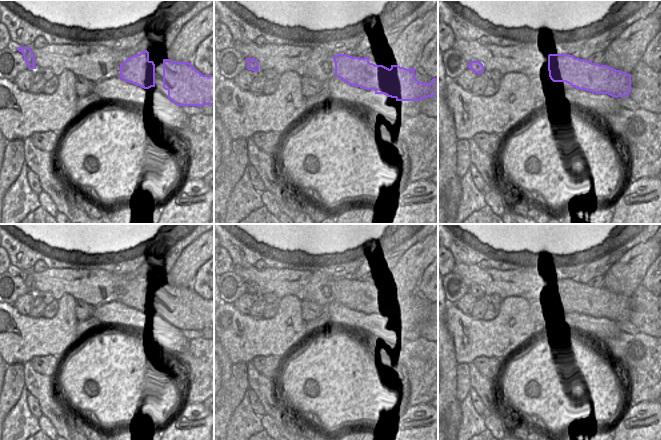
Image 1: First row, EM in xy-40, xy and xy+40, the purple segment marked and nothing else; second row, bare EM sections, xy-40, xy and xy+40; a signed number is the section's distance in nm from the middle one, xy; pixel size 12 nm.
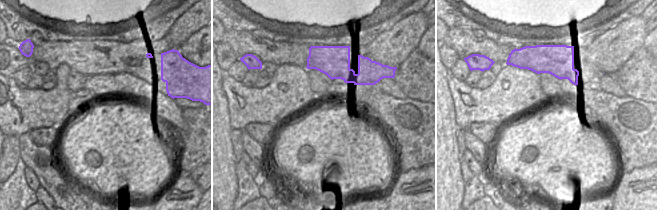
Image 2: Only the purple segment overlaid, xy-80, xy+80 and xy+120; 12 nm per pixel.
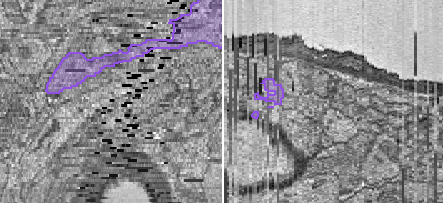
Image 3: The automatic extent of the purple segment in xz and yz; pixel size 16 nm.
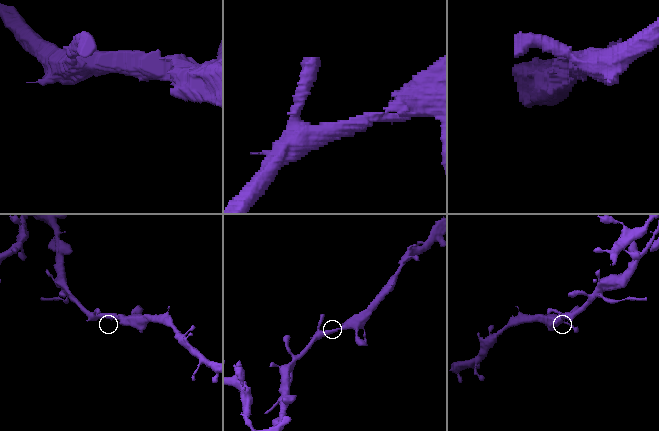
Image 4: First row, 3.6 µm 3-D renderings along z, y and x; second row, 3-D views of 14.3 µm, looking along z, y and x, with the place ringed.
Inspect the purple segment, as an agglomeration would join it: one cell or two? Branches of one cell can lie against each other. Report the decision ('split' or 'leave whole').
leave whole

